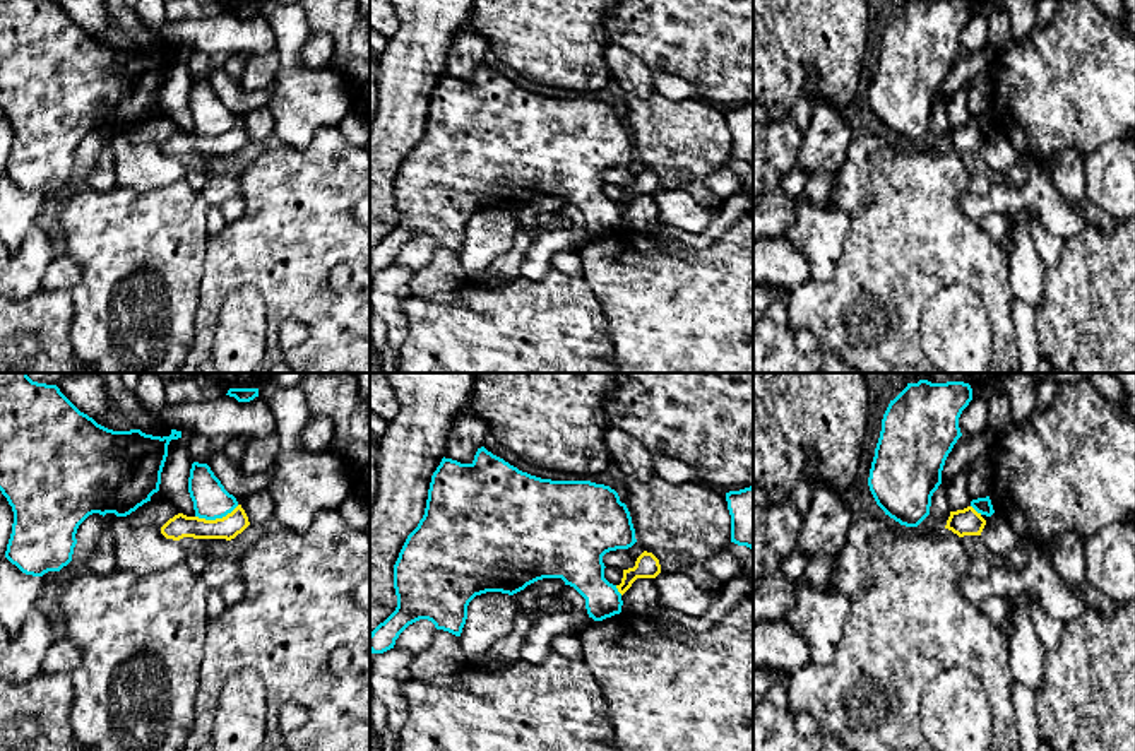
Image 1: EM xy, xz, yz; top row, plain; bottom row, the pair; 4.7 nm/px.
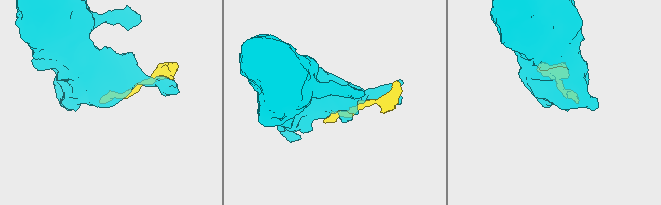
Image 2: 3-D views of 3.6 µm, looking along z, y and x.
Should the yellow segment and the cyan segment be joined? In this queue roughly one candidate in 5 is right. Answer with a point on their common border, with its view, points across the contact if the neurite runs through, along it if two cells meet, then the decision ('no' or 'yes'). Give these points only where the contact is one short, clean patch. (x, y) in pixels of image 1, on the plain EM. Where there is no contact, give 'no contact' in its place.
xy (216, 136) | no

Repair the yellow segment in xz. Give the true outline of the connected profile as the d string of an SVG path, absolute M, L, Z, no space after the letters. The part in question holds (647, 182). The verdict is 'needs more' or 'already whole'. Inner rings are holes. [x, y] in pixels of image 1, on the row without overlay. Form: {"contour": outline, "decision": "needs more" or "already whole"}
{"contour": "M644 168L633 185L623 186L621 200L616 205L623 212L637 195L656 195L659 190L659 176L652 169Z", "decision": "already whole"}

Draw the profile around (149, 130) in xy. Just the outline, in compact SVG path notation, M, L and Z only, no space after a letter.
M164 116L163 120L147 118L125 135L134 144L156 142L161 145L178 130L180 127L169 116Z

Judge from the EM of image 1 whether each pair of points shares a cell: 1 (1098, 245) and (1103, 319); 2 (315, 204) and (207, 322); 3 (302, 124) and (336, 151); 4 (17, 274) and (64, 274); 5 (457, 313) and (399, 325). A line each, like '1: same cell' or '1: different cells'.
1: same cell
2: same cell
3: different cells
4: different cells
5: different cells

